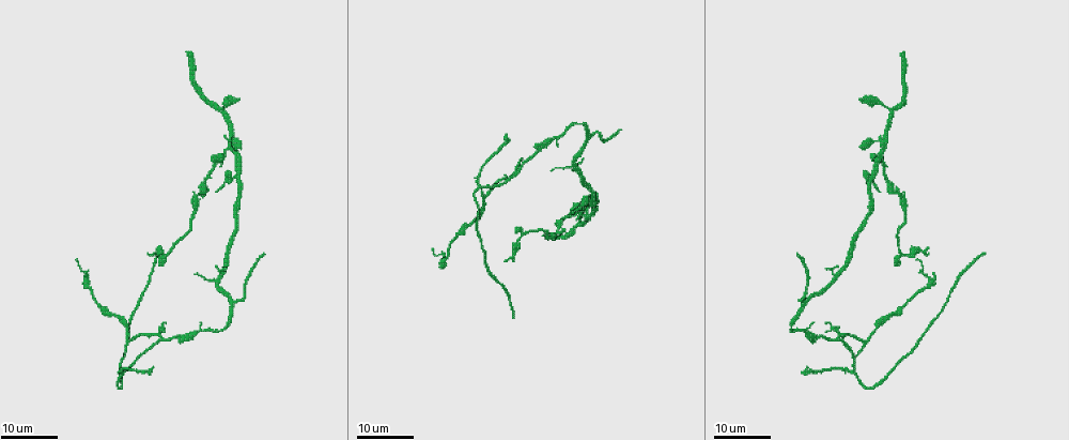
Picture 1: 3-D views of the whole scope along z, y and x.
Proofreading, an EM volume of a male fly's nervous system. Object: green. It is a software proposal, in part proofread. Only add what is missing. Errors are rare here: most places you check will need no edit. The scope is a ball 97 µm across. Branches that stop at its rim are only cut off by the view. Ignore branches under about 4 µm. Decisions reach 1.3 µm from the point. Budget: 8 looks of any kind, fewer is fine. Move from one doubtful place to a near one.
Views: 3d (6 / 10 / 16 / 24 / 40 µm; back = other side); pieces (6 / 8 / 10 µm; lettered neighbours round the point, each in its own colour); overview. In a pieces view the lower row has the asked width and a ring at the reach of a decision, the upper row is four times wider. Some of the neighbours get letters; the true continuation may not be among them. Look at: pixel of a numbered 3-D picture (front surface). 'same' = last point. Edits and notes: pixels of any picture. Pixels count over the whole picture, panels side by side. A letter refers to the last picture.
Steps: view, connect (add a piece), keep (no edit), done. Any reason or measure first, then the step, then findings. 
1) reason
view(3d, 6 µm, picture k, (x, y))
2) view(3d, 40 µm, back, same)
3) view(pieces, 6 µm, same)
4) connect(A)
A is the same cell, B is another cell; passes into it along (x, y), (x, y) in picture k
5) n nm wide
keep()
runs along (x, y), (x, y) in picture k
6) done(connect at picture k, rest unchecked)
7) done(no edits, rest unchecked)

end of a long branch
view(3d, 16 µm, picture 1, (513, 316))

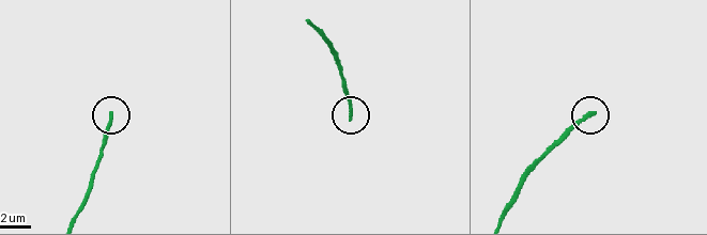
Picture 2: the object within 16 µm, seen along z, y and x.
view(pieces, 10 µm, picture 2, (109, 113))

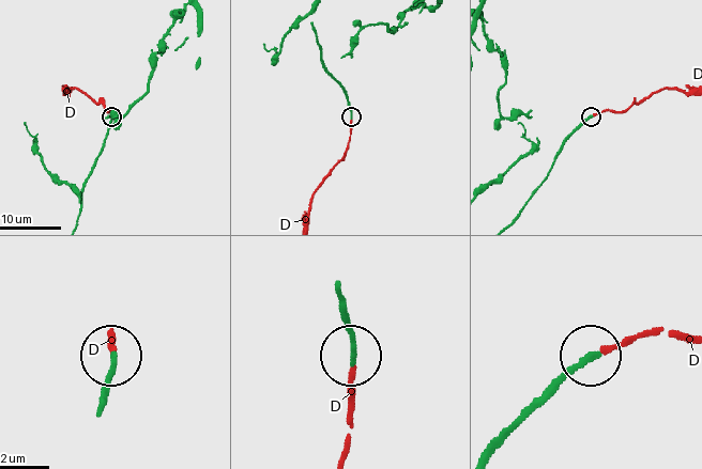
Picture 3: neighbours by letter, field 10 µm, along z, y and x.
connect(D)
D is the same cell; passes into it along (348, 102), (348, 149), (314, 193), (310, 208) in picture 3; the cell continues

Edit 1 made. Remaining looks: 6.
view(overview)

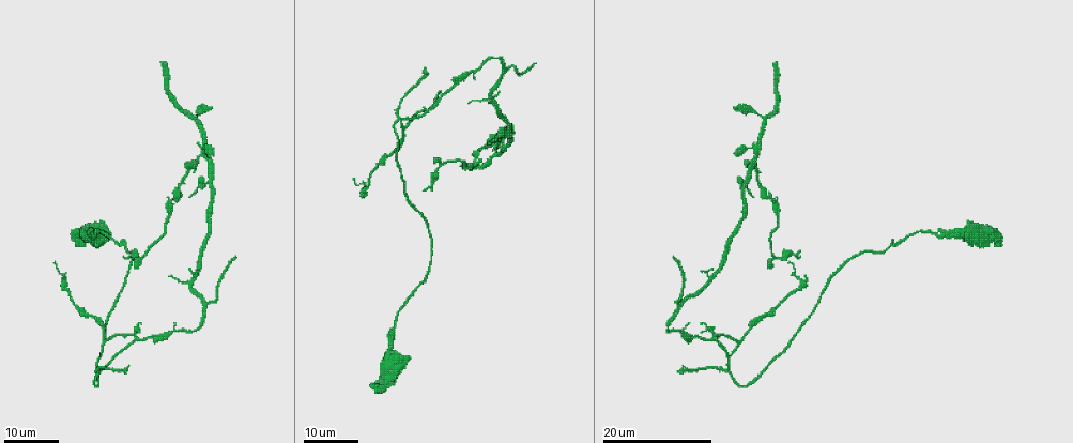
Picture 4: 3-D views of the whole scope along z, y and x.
branch stops here
view(3d, 16 µm, picture 4, (103, 355))

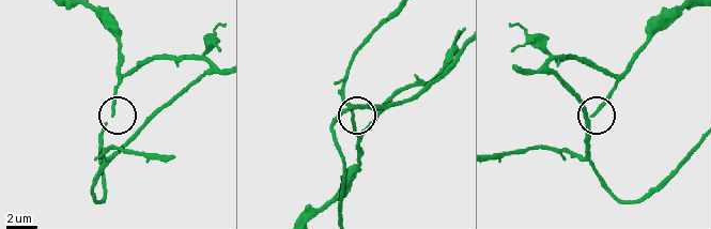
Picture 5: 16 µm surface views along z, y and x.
what lies round it
view(pieces, 10 µm, picture 5, (114, 112))

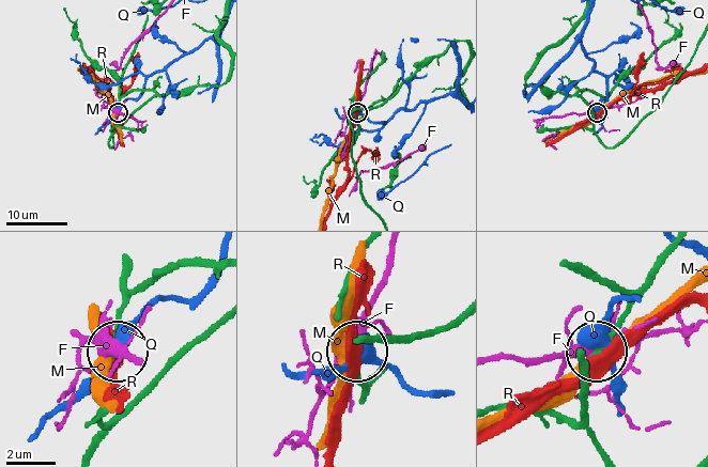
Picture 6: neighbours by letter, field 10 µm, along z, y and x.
keep()
F, M, Q and R are other cells; none of them fits

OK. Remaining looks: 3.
long arm stops here
view(3d, 24 µm, picture 1, (147, 253))

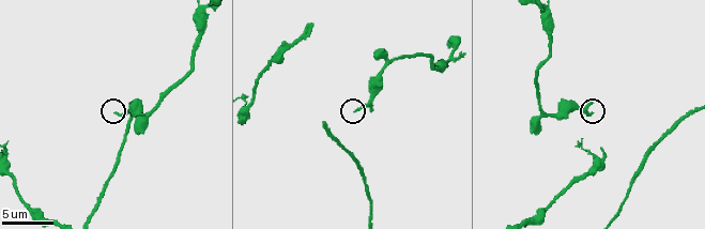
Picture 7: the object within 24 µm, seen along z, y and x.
what lies round it
view(pieces, 6 µm, picture 7, (116, 115))

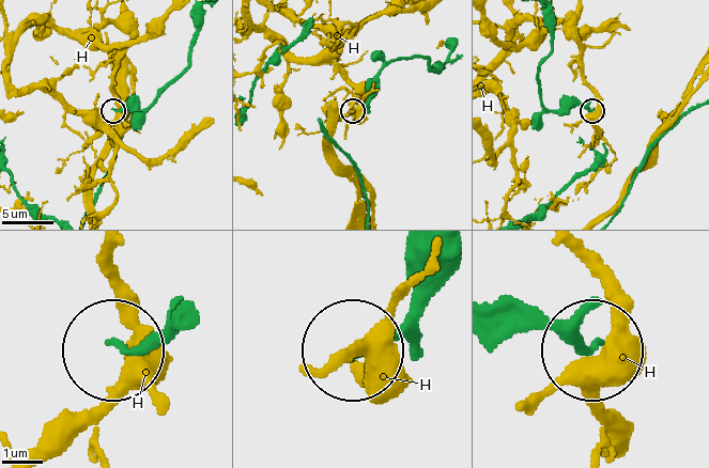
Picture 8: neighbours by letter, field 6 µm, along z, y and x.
keep()
H is another cell; runs along (545, 10), (551, 53), (538, 76), (541, 102), (591, 112) in picture 8; none of them fits

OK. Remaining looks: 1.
done(connect at picture 3, rest unchecked)

